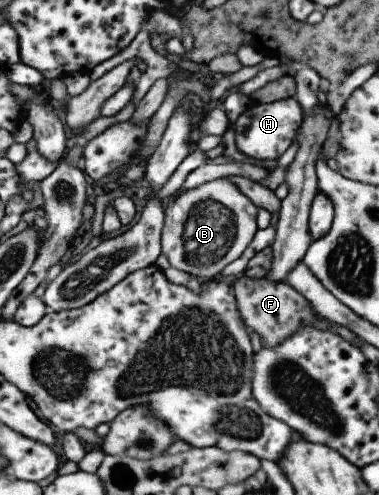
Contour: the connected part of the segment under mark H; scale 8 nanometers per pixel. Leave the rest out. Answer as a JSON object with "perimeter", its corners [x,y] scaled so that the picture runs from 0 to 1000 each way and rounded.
{"perimeter":[[[784,196],[720,208],[670,206],[623,248],[625,299],[662,321],[734,323],[768,299],[802,244],[799,214]]]}

